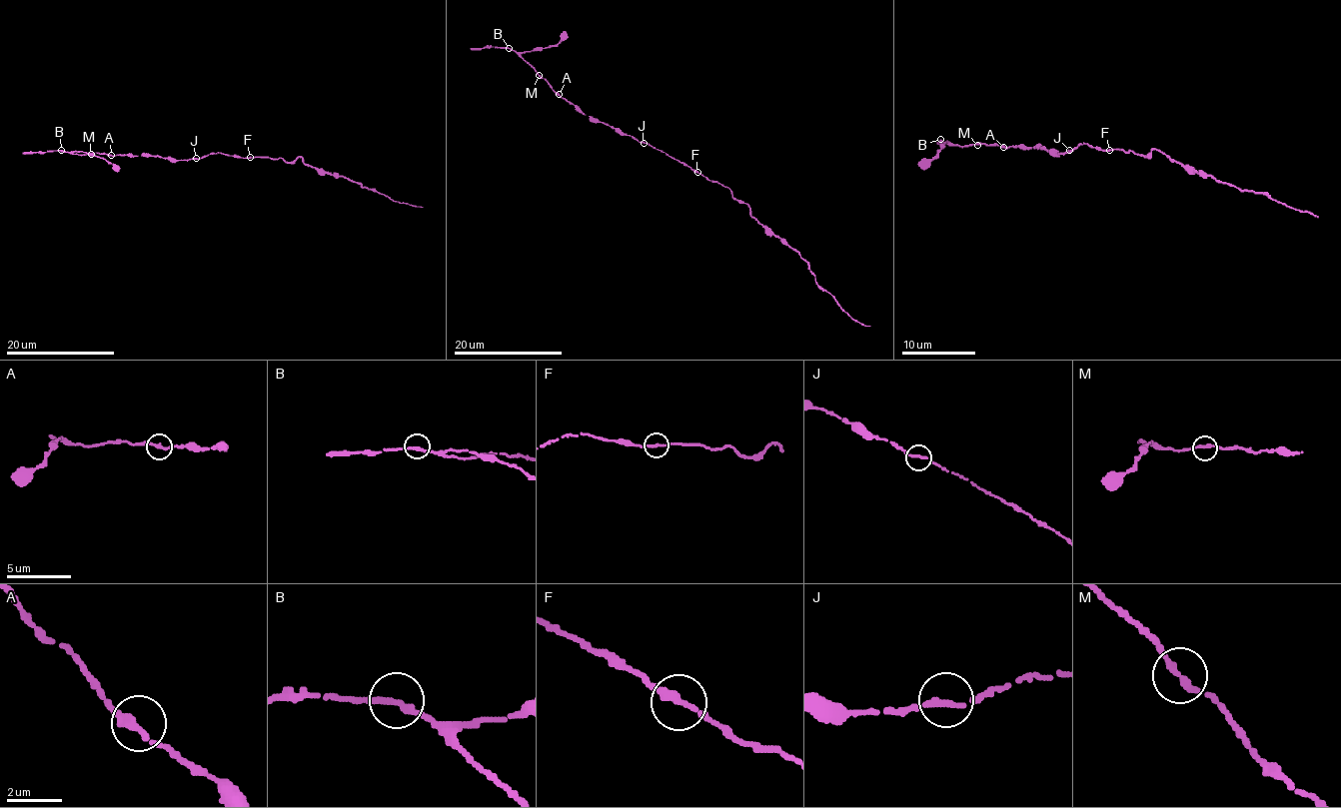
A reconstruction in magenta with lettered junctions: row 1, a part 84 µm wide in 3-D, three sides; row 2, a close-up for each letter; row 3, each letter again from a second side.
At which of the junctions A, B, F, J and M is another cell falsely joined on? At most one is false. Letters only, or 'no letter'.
no letter

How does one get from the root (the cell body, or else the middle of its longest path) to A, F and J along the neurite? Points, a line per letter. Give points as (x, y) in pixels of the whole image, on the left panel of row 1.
A: (238, 158), (220, 152), (183, 160), (111, 155)
F: (238, 158), (250, 158)
J: (238, 158), (220, 152), (196, 158)

